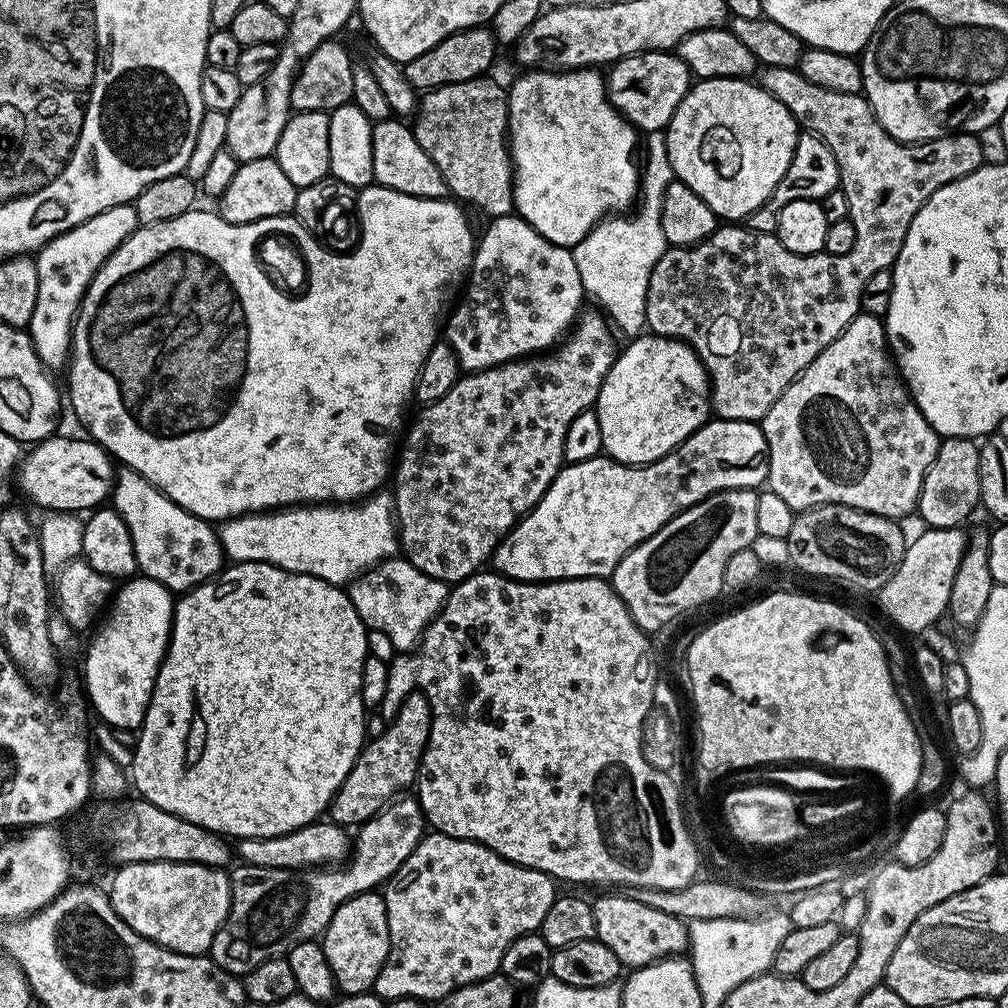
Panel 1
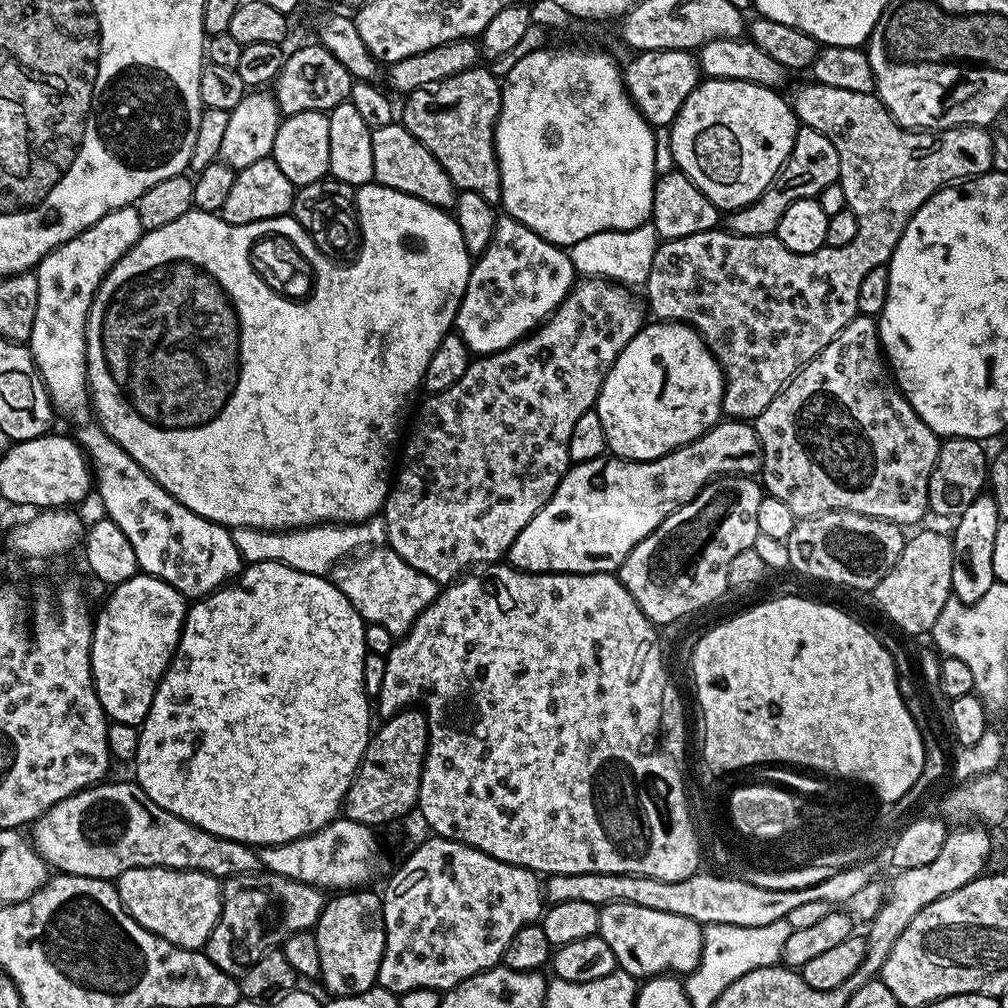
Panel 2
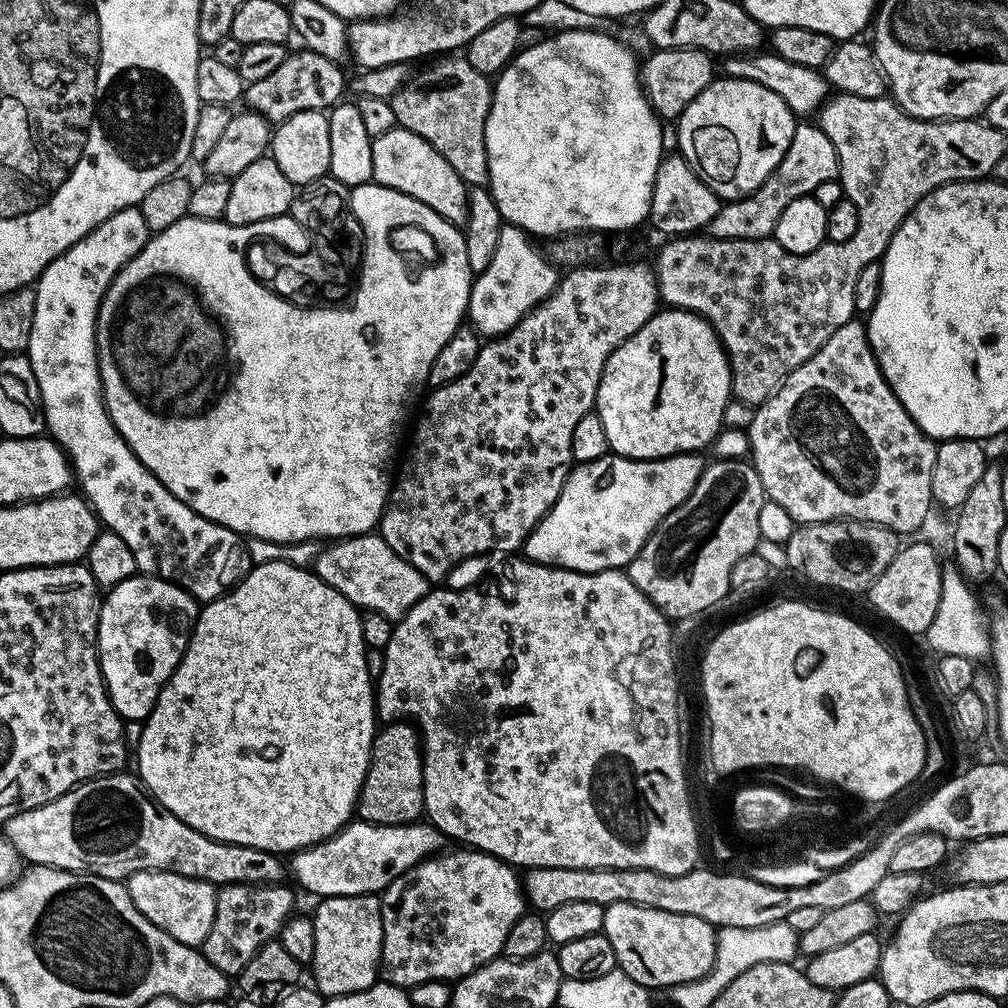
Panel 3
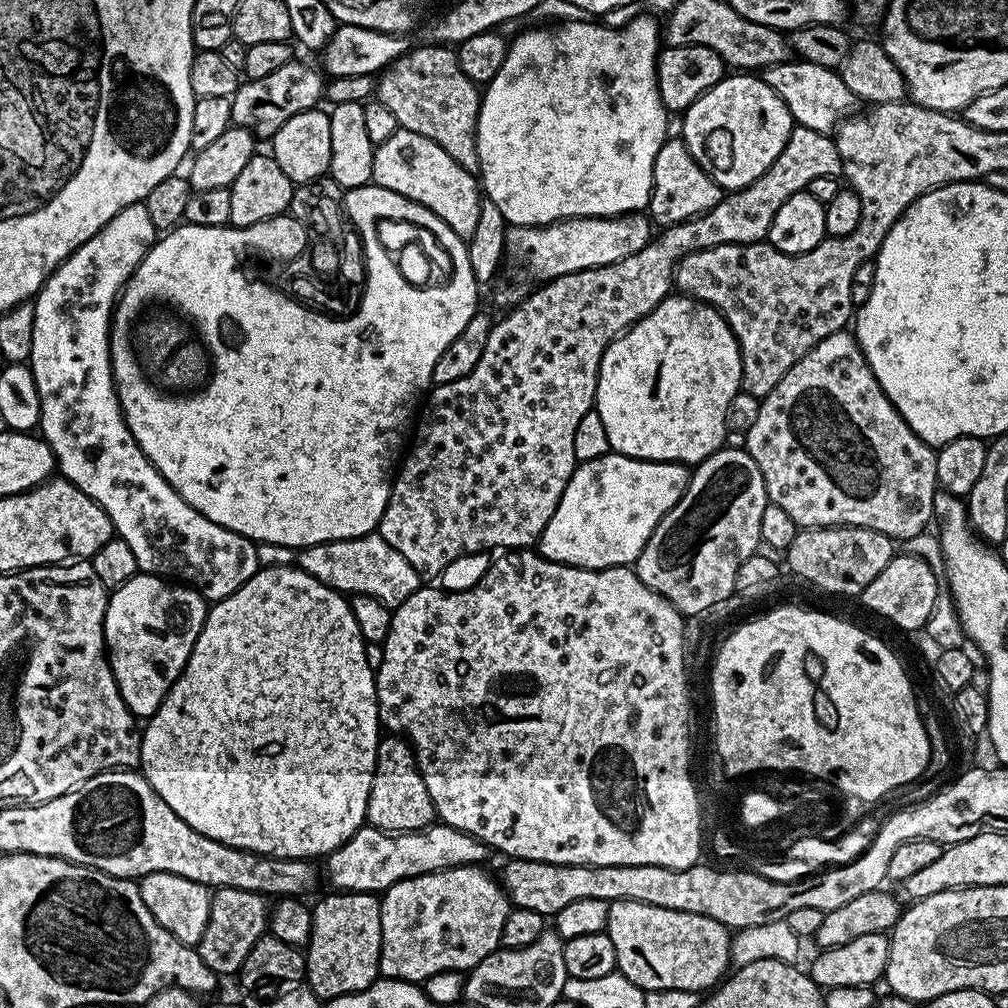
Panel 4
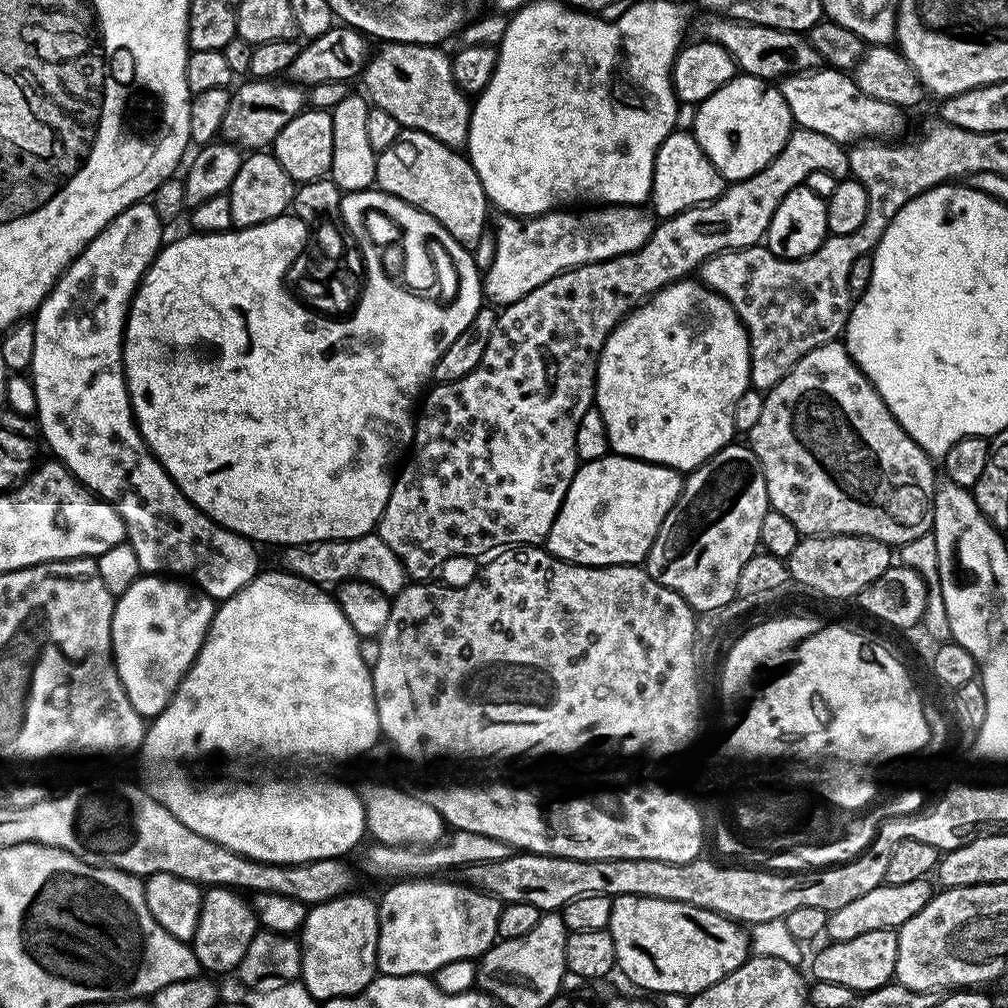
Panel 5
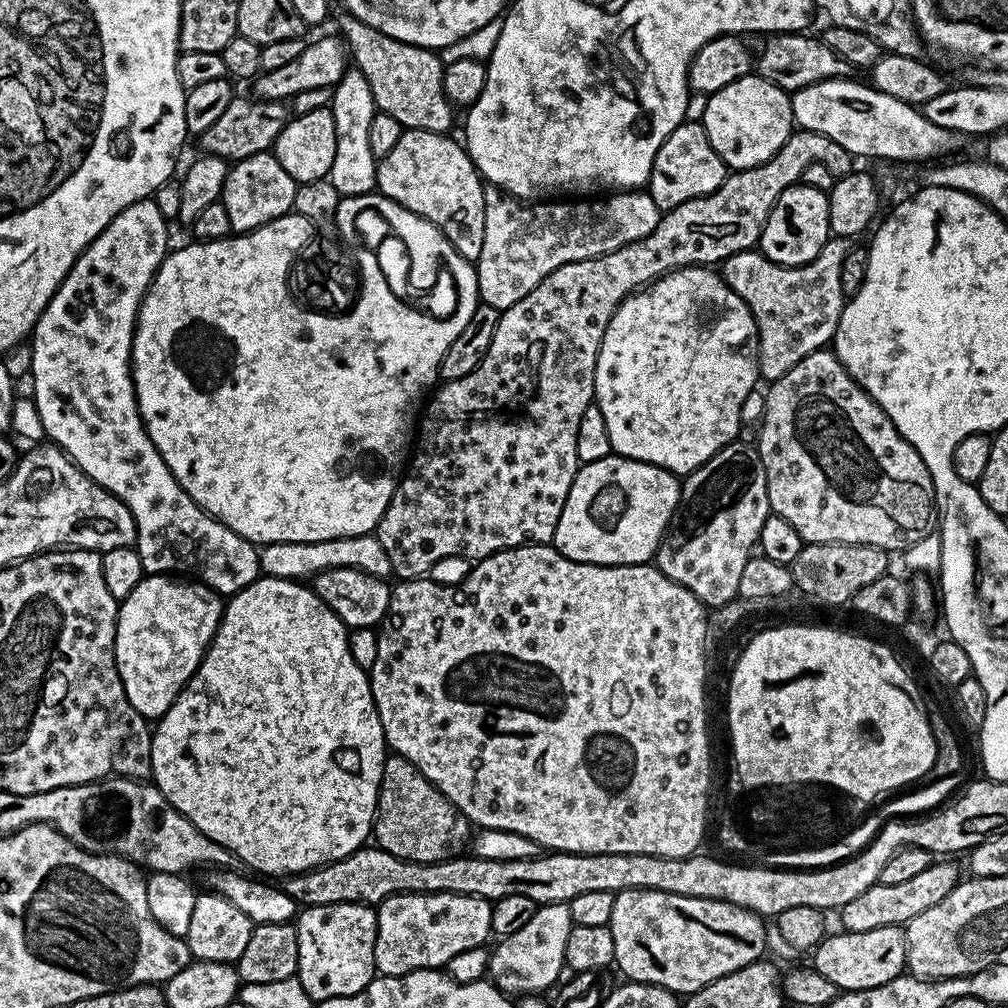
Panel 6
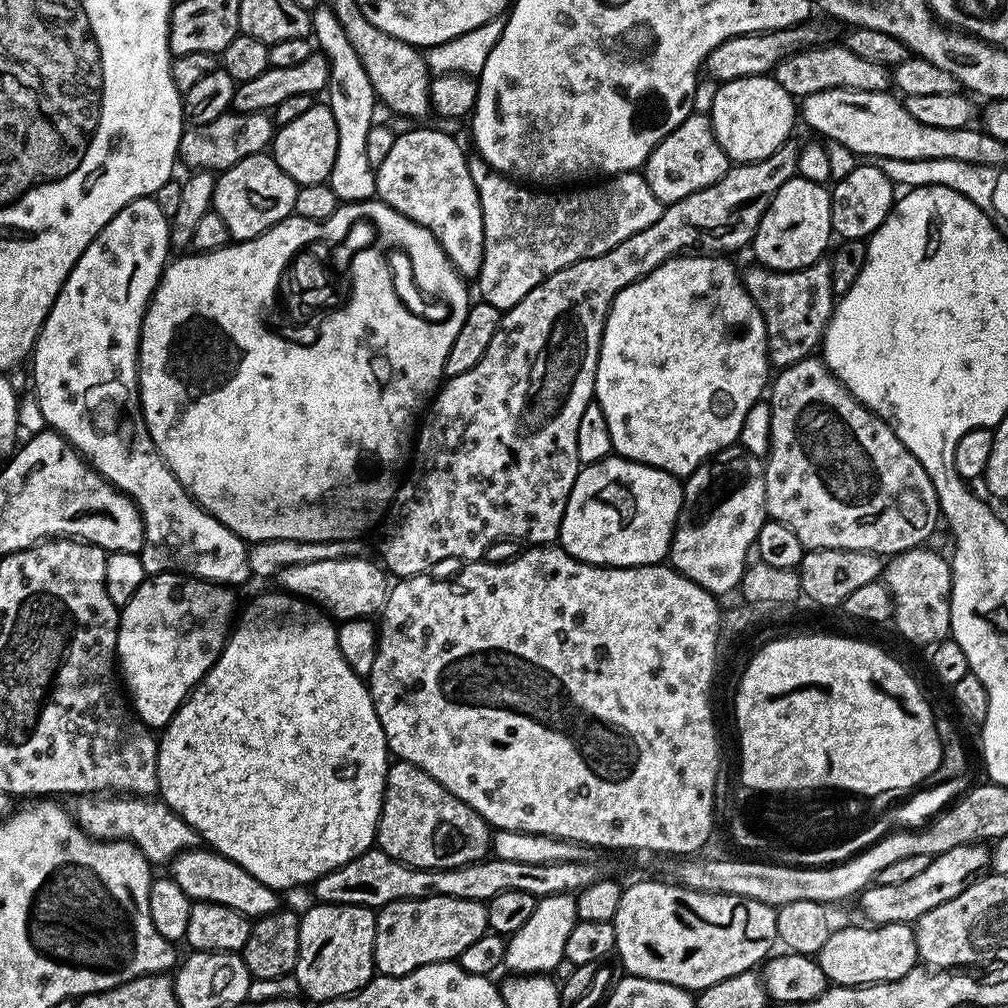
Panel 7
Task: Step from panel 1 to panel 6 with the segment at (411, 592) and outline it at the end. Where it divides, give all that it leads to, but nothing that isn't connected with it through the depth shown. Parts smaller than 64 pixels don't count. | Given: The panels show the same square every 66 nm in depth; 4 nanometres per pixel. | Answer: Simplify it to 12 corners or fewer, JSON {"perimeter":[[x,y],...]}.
{"perimeter":[[374,534],[259,549],[263,575],[311,581],[331,568],[393,575]]}

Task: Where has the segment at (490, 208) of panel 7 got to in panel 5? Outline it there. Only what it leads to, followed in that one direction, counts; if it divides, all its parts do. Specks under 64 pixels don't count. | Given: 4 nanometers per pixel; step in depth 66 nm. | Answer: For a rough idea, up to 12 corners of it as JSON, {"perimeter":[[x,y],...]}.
{"perimeter":[[639,204],[497,215],[485,297],[513,304],[567,268],[630,254]]}

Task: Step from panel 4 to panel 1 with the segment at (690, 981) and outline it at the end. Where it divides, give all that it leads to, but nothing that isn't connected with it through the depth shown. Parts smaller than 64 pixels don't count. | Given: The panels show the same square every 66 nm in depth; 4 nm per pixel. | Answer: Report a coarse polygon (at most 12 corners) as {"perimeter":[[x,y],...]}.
{"perimeter":[[632,895],[592,904],[629,969],[689,951],[688,924]]}

